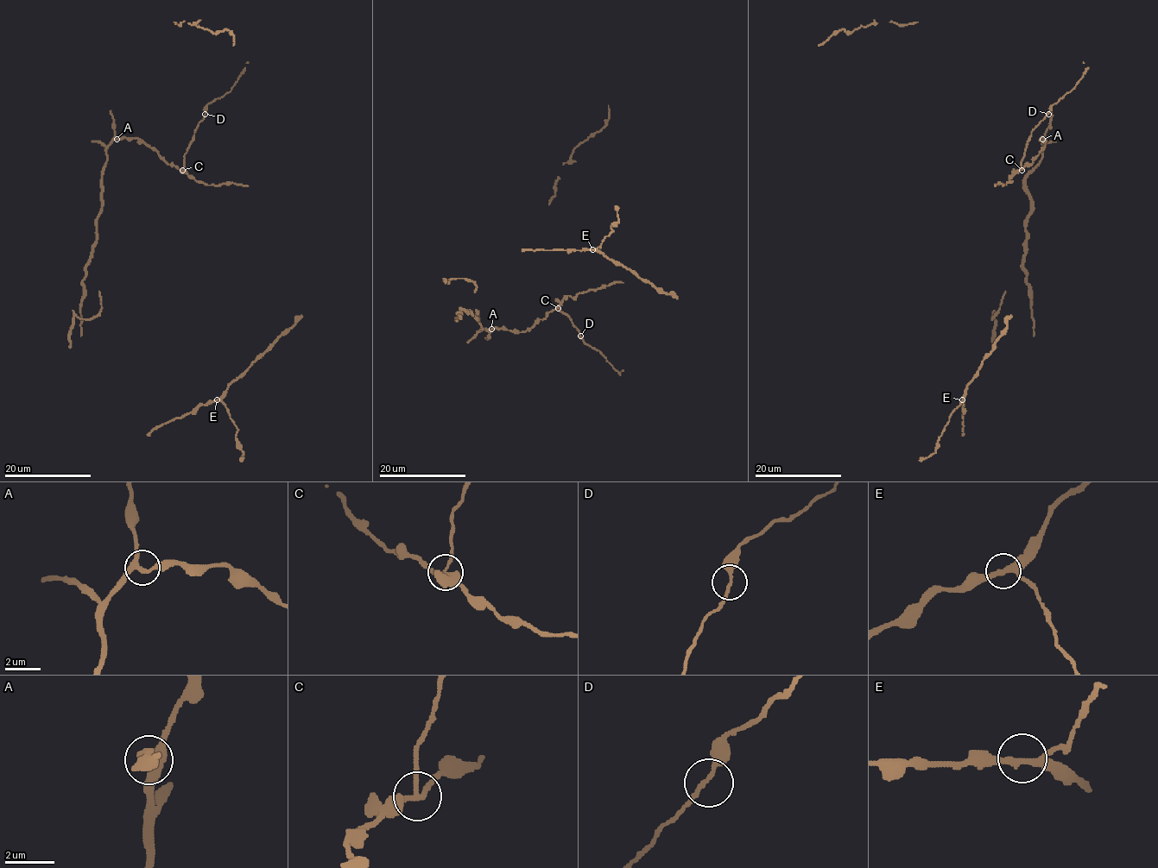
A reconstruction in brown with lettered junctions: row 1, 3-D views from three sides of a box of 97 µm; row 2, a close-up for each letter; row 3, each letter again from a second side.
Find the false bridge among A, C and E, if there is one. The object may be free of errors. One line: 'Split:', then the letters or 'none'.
Split: C

